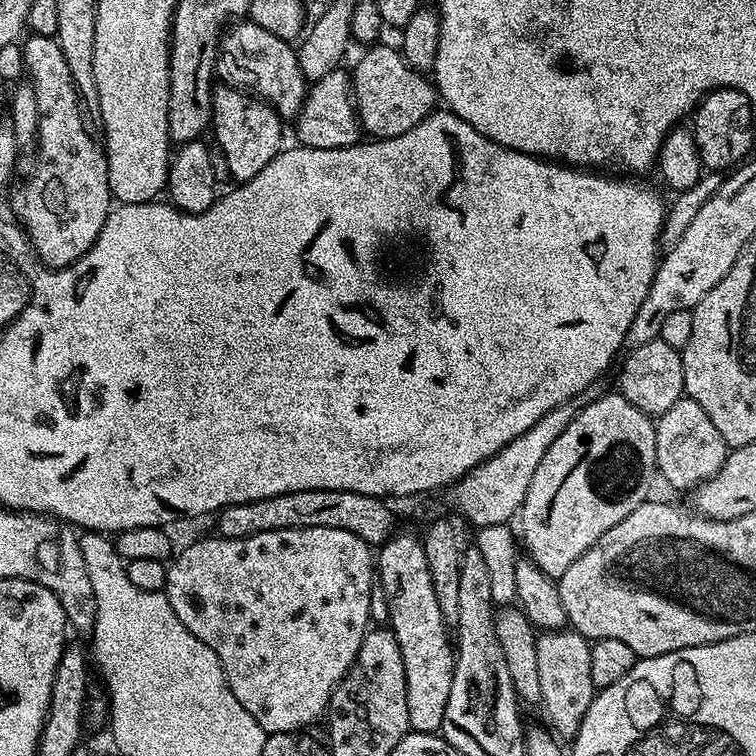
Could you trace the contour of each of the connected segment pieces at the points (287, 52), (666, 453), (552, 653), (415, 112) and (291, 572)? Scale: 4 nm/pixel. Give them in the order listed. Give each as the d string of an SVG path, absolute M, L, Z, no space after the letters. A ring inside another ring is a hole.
M236 22L223 33L216 54L216 76L224 79L221 81L229 88L255 94L281 118L297 117L303 106L306 77L299 68L297 49L289 41L278 38L278 34L270 34L270 30L262 30L257 24Z
M685 394L680 397L666 414L655 417L656 437L656 470L661 481L665 480L672 488L688 488L695 490L702 482L714 478L718 470L722 470L722 462L726 462L729 454L728 443L718 434L714 422L698 402L689 399Z
M557 630L554 632L541 631L536 637L538 646L538 675L542 685L542 698L540 704L548 715L547 723L551 731L560 734L566 730L568 737L574 738L582 726L582 718L586 718L586 710L590 710L590 702L598 689L596 683L590 678L590 650L592 644L581 632L575 630Z
M385 42L377 43L375 46L369 47L368 52L356 64L356 69L351 69L352 77L352 99L356 101L356 115L360 121L361 129L365 133L369 132L369 137L377 140L389 140L390 138L398 138L402 134L406 134L406 130L414 130L414 126L418 126L418 122L422 122L422 118L426 118L438 104L438 93L436 85L425 73L414 70L404 61L404 55L400 53L399 47L392 48Z
M291 528L290 530L274 530L253 536L243 536L240 540L211 539L194 541L189 548L181 550L180 557L178 557L178 552L175 559L167 565L164 595L168 597L174 614L178 614L178 618L188 627L190 634L194 634L194 638L206 642L206 646L210 646L210 650L214 650L214 654L218 654L219 671L226 678L234 698L238 698L238 702L242 702L244 709L256 719L258 726L264 728L265 733L299 732L307 729L307 724L312 724L319 716L325 715L333 688L355 663L359 646L370 628L368 615L370 614L370 590L374 583L373 549L362 538L355 536L354 533L348 533L344 529Z

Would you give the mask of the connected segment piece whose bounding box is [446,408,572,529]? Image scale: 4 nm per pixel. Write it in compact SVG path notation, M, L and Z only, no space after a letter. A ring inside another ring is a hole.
M555 408L546 413L526 434L518 434L514 442L510 442L502 450L495 452L490 459L470 470L461 480L447 489L446 495L450 503L456 507L460 516L465 516L470 523L476 524L477 529L482 529L495 524L508 524L524 506L526 490L530 490L530 478L534 478L534 470L538 470L538 462L546 458L546 450L566 430L572 419L565 412Z

